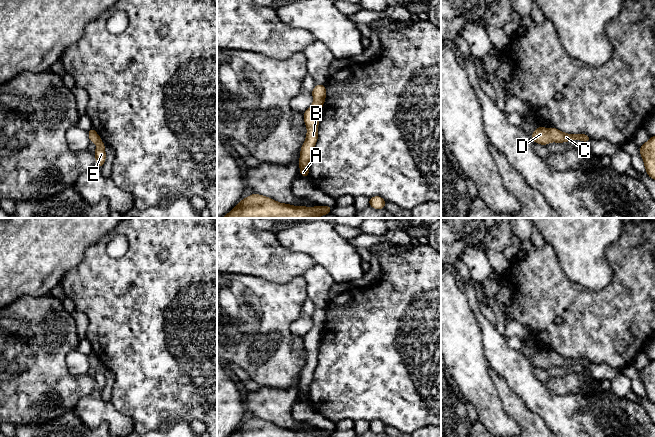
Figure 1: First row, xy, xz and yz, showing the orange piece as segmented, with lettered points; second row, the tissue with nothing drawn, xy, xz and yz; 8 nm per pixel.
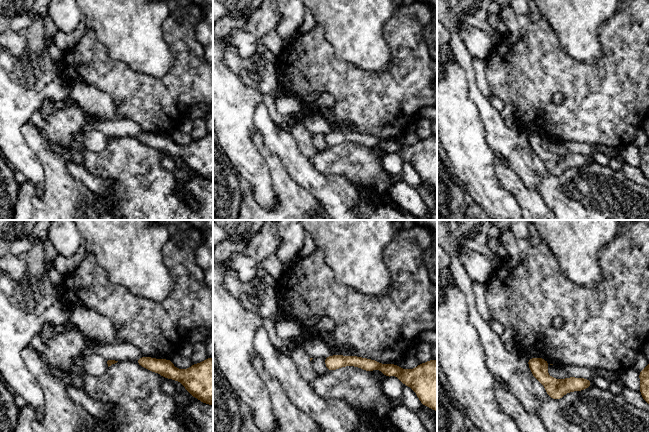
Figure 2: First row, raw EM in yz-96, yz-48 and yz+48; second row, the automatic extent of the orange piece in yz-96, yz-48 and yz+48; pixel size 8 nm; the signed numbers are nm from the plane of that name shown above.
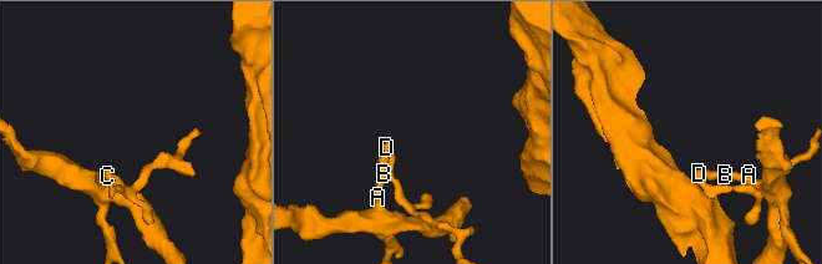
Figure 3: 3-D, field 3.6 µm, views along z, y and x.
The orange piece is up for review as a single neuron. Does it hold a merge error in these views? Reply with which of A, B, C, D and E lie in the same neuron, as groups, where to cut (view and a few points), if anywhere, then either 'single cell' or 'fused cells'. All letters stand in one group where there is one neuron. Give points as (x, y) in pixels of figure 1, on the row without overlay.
A B C / D E | yz (548, 354), (551, 365) | fused cells

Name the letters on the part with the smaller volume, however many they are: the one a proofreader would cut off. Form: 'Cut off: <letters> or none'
Cut off: D, E

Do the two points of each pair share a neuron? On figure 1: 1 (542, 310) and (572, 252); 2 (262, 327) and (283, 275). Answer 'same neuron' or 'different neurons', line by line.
1: different neurons
2: different neurons

